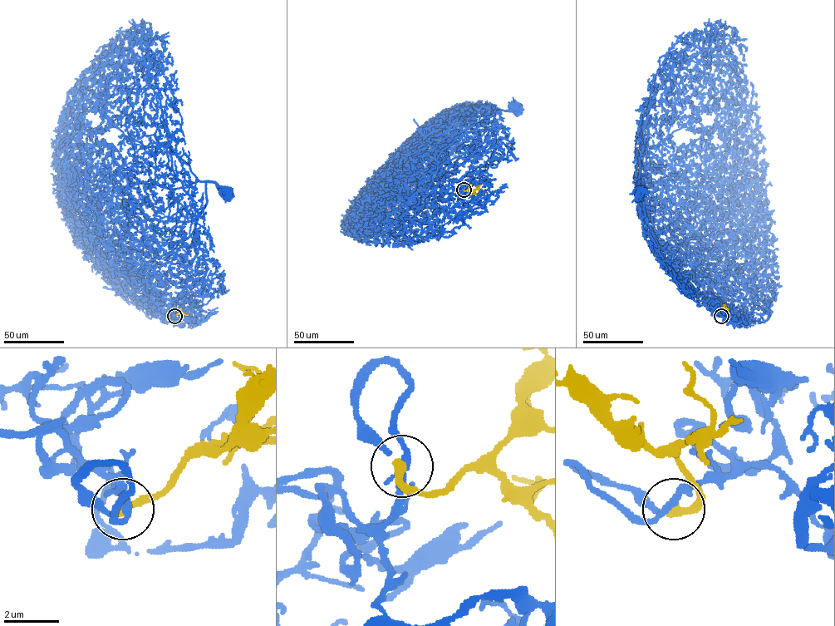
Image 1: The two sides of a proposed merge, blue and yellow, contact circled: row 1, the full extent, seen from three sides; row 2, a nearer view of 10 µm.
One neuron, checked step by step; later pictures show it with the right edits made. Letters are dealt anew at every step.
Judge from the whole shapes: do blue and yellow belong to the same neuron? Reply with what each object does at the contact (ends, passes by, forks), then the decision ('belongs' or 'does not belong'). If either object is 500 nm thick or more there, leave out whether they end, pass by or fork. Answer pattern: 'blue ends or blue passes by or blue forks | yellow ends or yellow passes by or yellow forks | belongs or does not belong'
blue forks | yellow ends | belongs

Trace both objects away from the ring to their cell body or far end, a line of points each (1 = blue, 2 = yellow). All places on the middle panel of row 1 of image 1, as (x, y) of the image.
1: (464, 189), (457, 192), (476, 158), (476, 140), (486, 130), (484, 117), (495, 105), (515, 106)
2: (464, 189), (477, 194), (485, 189)

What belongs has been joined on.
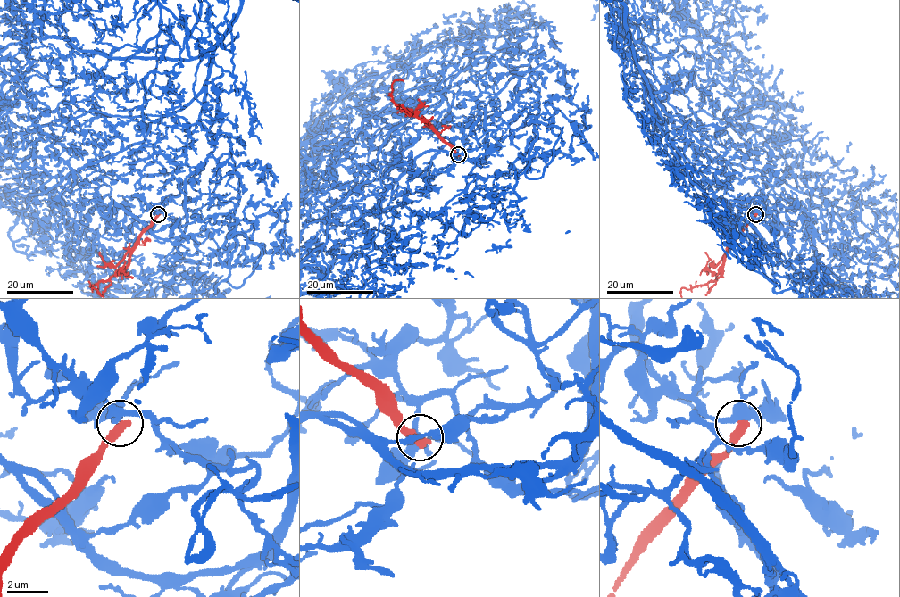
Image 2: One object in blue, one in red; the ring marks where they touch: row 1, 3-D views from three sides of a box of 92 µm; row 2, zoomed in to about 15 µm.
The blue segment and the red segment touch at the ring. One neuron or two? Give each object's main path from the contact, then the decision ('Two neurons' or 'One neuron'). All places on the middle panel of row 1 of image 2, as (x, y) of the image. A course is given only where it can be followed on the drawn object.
Course of red: (458, 154), (429, 123), (410, 116), (394, 103), (392, 82), (404, 80). Two neurons

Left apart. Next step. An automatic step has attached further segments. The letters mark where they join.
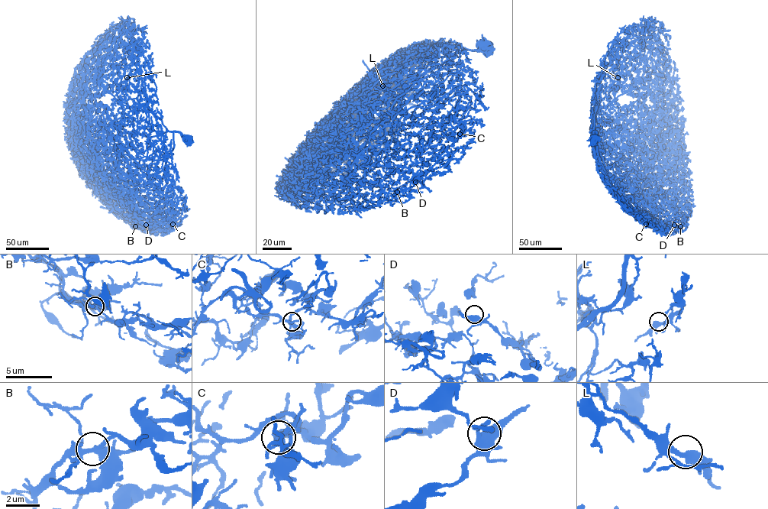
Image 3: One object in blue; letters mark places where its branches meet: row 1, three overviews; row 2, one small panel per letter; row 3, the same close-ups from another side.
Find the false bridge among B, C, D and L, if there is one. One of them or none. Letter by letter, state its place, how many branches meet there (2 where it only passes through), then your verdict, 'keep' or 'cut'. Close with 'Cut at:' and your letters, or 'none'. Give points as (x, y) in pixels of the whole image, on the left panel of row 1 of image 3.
B: place (135, 226); branches 4; keep
C: place (172, 224); branches 3; keep
D: place (146, 225); branches 3; keep
L: place (127, 77); branches 2; keep
Cut at: none

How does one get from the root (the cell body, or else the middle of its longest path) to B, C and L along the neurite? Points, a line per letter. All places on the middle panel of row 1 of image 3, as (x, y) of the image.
B: (485, 45), (461, 43), (449, 56), (437, 108), (408, 153), (414, 184), (397, 192)
C: (485, 45), (461, 43), (444, 66), (461, 79), (459, 134)
L: (485, 45), (478, 50), (449, 45), (415, 50), (397, 63), (382, 85)

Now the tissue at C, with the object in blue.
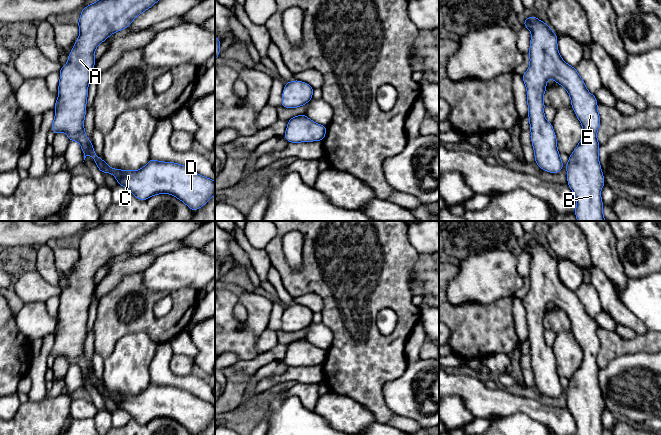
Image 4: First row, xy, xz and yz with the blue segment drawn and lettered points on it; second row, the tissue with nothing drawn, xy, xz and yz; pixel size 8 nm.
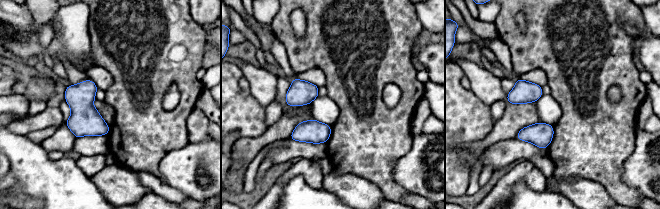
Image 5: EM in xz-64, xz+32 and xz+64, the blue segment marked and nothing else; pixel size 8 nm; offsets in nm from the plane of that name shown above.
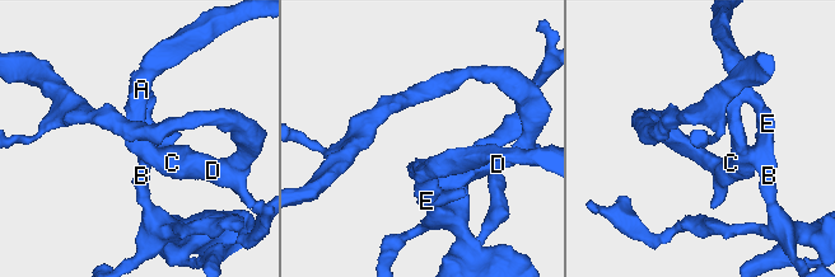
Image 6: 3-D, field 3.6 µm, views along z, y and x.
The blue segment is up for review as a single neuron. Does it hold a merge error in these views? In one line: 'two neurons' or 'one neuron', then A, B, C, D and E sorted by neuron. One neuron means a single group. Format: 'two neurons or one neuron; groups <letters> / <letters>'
one neuron; groups A B C D E

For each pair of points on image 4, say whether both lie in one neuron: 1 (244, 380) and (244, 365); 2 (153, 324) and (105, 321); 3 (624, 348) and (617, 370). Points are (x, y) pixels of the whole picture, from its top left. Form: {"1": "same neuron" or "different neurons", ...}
{"1": "different neurons", "2": "same neuron", "3": "different neurons"}

